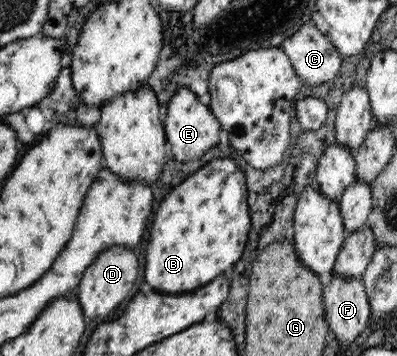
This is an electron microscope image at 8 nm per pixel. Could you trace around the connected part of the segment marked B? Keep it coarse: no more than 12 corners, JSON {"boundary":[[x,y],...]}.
{"boundary":[[234,157],[154,211],[144,265],[172,295],[232,271],[250,233]]}

